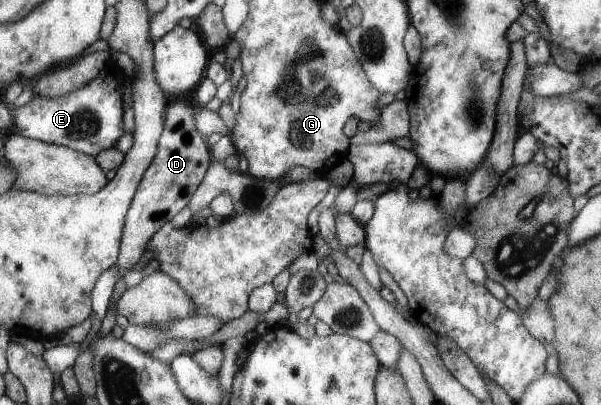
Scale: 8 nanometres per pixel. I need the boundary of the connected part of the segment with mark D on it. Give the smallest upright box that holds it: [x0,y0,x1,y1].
[117,97,212,268]

